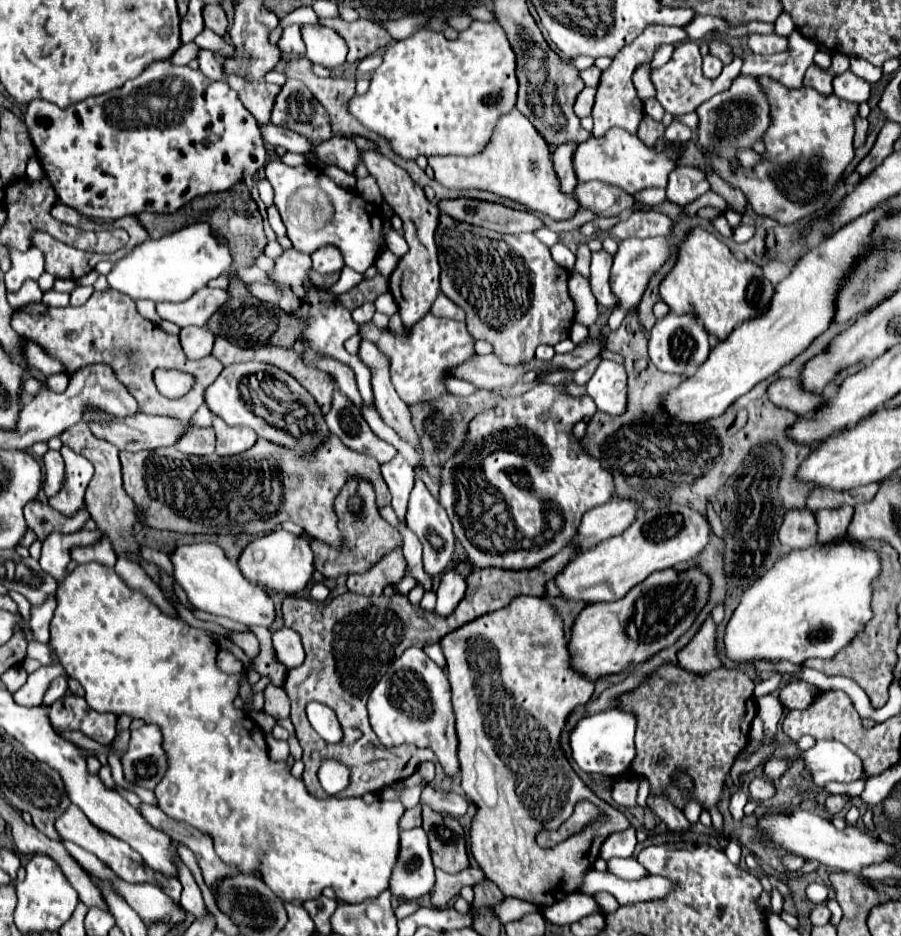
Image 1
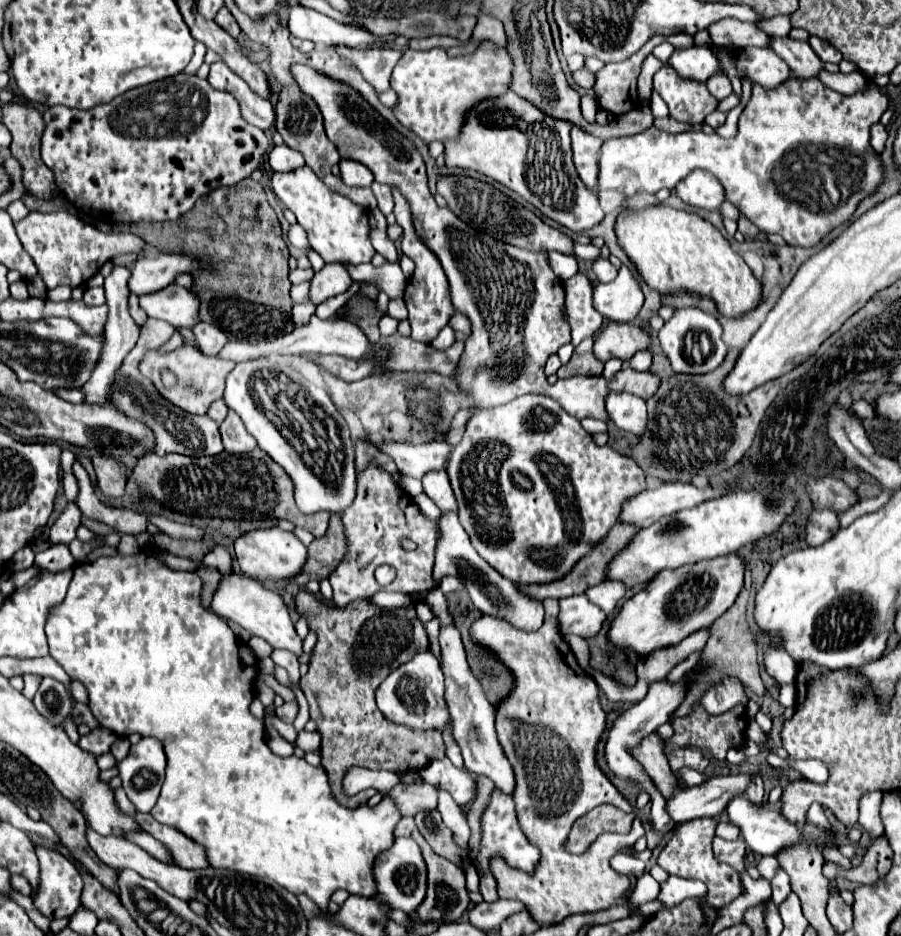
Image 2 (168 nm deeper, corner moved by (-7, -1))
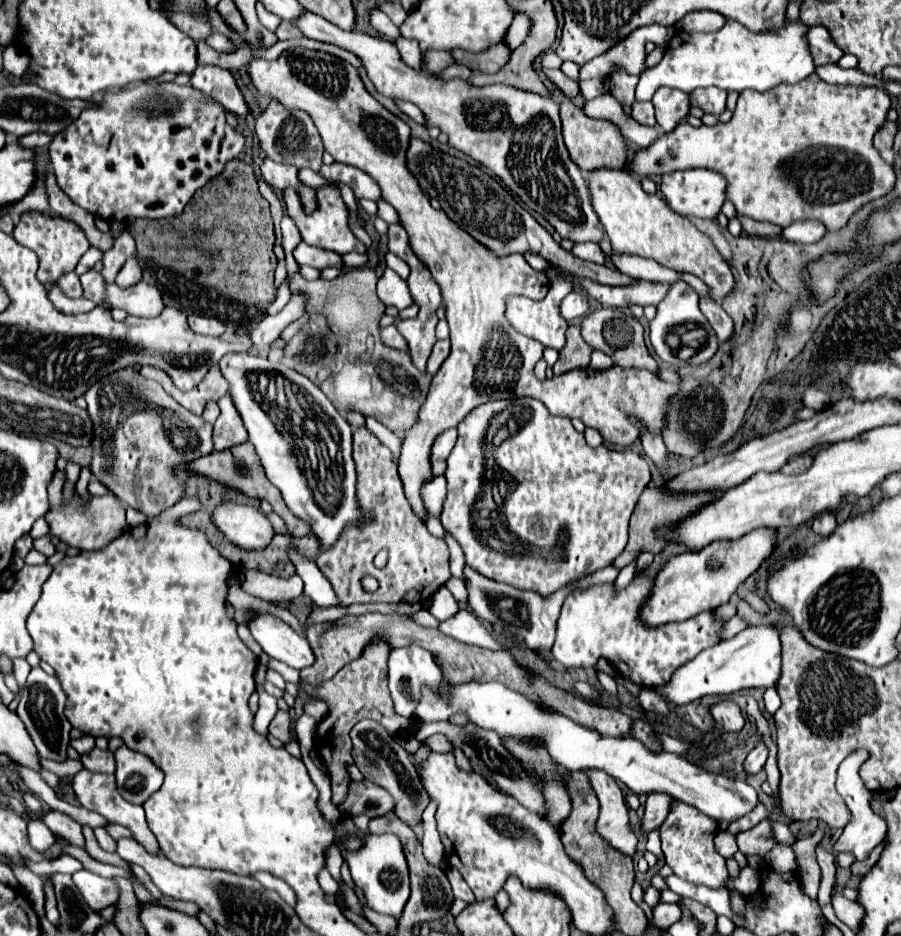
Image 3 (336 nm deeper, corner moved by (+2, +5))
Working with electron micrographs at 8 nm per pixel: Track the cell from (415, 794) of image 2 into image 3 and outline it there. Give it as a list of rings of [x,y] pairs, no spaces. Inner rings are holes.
[[[371,780],[351,782],[347,798],[339,806],[339,810],[343,812],[343,816],[365,814],[369,818],[385,816],[393,808],[395,808],[395,802],[393,802],[391,794],[385,788],[373,784]]]

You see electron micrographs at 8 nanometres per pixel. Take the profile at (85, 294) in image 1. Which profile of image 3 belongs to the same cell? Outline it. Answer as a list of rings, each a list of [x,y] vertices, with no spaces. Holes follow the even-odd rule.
[[[67,272],[65,276],[61,276],[57,280],[57,286],[65,292],[65,296],[69,298],[81,298],[81,282],[79,282],[79,276],[75,272]]]

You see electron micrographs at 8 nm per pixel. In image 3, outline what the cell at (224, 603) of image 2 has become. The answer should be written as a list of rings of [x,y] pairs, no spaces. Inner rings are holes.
[[[253,616],[247,628],[271,658],[285,662],[295,670],[303,670],[313,664],[315,656],[309,642],[279,618]]]

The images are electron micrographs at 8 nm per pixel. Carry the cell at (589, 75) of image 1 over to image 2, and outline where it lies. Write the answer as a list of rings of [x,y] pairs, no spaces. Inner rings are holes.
[[[582,68],[582,70],[576,70],[574,72],[574,82],[580,86],[580,88],[586,88],[586,90],[592,90],[594,86],[594,72]]]

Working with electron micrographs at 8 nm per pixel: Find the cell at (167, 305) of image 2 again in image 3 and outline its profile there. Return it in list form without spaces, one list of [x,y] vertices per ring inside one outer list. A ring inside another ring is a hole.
[[[89,270],[79,276],[83,286],[83,298],[91,300],[99,308],[121,308],[131,316],[157,316],[161,312],[163,300],[161,292],[151,284],[137,282],[131,288],[119,288],[117,284],[107,284],[103,276],[95,270]]]

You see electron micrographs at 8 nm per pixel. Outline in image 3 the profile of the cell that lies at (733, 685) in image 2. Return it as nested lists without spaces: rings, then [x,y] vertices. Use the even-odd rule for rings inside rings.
[[[719,702],[711,708],[711,714],[715,722],[725,730],[725,732],[741,732],[745,718],[741,716],[741,710],[733,702]]]

